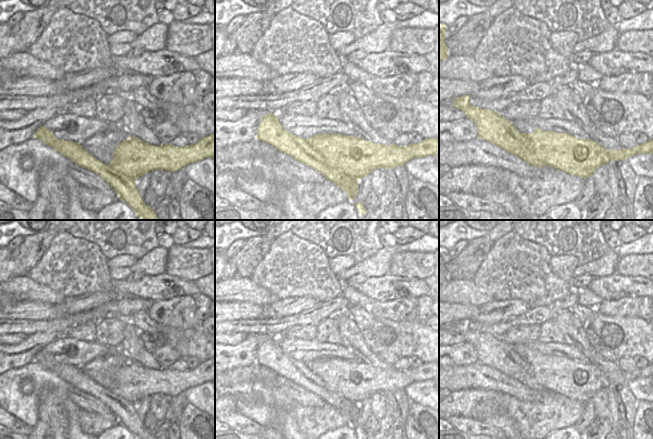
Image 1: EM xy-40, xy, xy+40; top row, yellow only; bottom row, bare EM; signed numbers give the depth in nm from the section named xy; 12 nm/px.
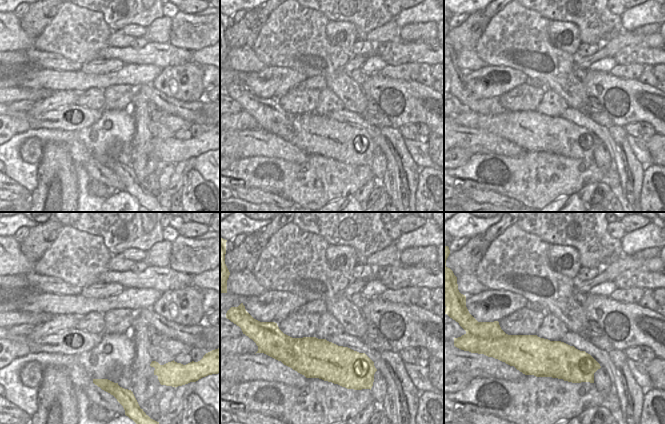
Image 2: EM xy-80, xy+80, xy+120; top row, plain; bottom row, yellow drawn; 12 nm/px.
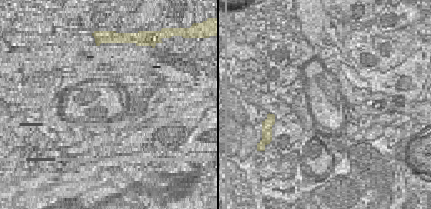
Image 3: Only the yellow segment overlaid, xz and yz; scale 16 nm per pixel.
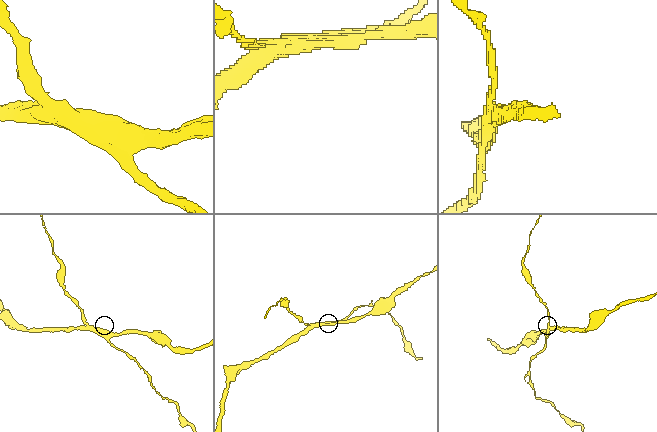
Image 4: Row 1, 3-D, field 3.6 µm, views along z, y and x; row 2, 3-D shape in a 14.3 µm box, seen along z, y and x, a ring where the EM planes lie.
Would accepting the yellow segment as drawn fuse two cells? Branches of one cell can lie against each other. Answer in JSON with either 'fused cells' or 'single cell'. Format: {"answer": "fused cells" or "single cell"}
{"answer": "fused cells"}

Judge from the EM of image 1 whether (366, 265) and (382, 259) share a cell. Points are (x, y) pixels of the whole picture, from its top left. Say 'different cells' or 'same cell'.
same cell

